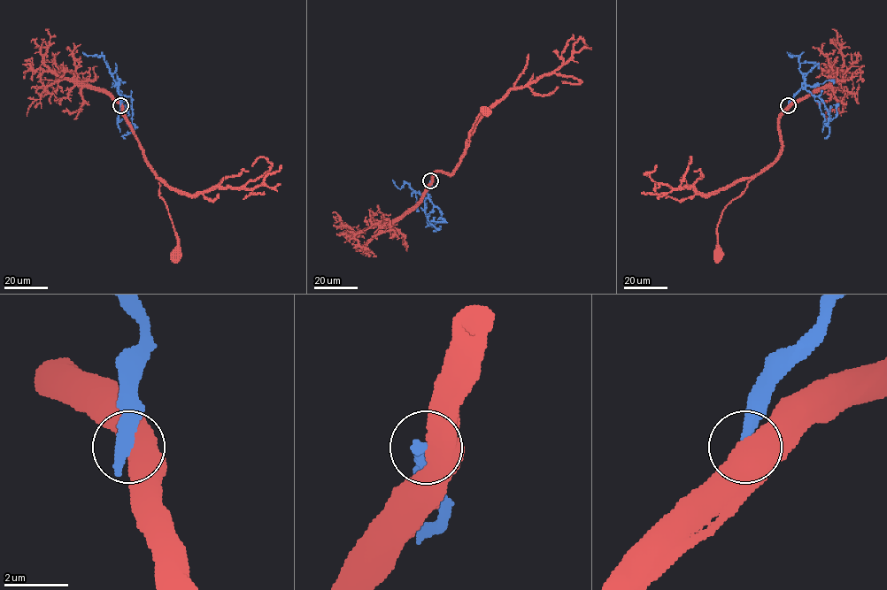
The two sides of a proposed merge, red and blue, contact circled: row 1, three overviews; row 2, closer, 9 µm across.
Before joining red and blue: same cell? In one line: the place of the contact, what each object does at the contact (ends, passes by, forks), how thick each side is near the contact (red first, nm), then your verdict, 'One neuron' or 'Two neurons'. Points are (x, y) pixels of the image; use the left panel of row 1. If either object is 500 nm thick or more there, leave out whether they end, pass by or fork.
Place: (120, 105). Thickness 800 nm (red) against 480 nm. Two neurons

